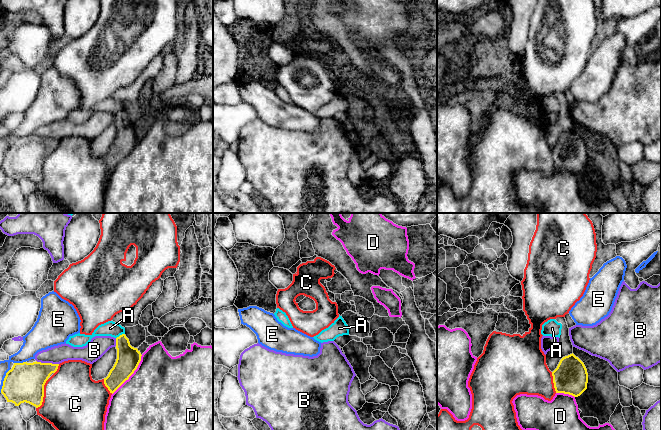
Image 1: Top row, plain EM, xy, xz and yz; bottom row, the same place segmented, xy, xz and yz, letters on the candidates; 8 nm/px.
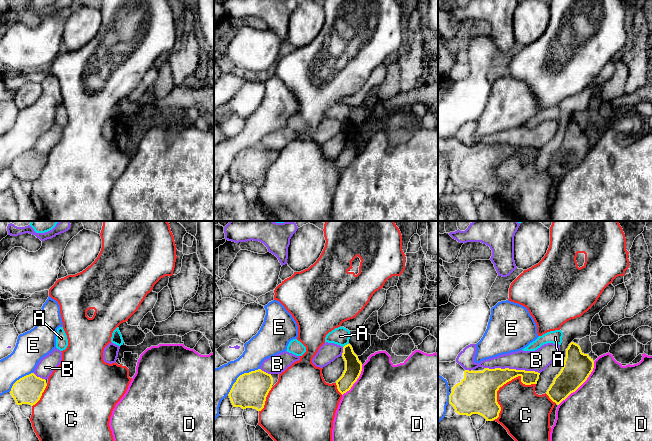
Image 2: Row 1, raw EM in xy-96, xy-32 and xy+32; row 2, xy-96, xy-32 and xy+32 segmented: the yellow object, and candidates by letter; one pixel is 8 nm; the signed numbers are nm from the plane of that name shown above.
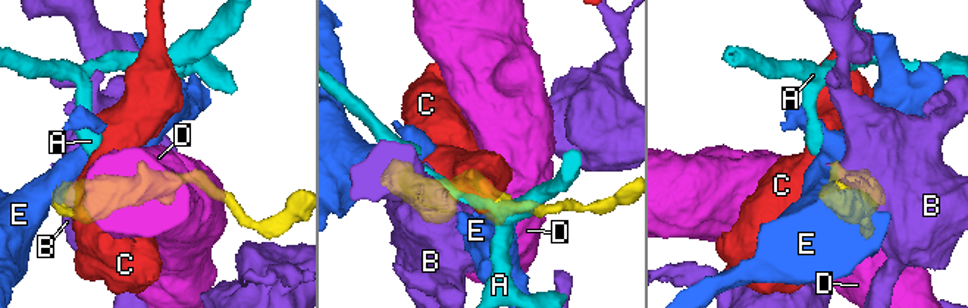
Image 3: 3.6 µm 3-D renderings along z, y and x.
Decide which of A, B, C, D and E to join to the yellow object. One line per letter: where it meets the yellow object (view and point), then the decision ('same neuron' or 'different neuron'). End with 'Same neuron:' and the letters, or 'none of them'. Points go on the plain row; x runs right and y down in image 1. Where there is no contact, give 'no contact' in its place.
A: contact xy (120, 111); different neuron
B: contact xy (47, 139); different neuron
C: contact xy (43, 170); different neuron
D: contact xy (131, 150); different neuron
E: contact xy (19, 139); different neuron
Same neuron: none of them

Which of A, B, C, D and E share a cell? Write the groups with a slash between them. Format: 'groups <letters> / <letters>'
groups A / B / C / D / E

